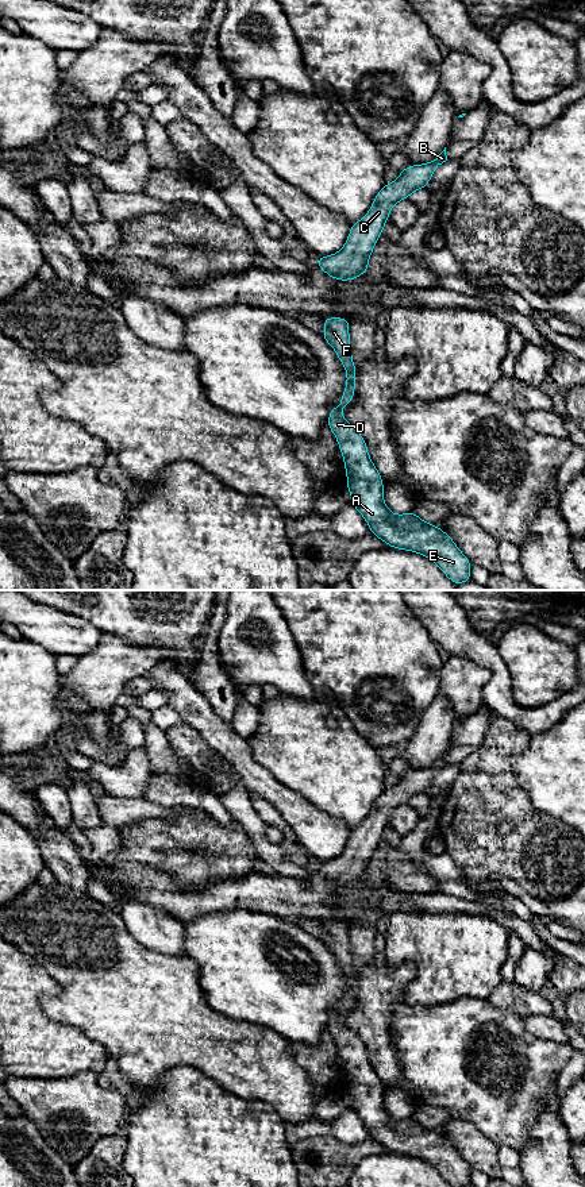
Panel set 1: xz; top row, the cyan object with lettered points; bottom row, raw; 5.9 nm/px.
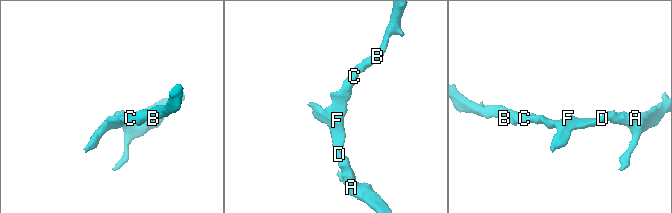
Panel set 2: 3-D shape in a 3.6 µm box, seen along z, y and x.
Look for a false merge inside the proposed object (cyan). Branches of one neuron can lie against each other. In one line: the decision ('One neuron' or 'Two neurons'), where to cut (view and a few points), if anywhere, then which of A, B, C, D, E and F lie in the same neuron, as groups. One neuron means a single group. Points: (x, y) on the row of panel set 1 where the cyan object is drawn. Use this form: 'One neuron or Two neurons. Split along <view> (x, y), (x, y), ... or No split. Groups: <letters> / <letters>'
One neuron. No split. Groups: A B C D E F

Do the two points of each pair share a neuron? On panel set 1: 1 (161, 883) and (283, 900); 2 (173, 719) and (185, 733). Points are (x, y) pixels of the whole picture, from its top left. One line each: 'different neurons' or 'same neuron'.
1: same neuron
2: different neurons

